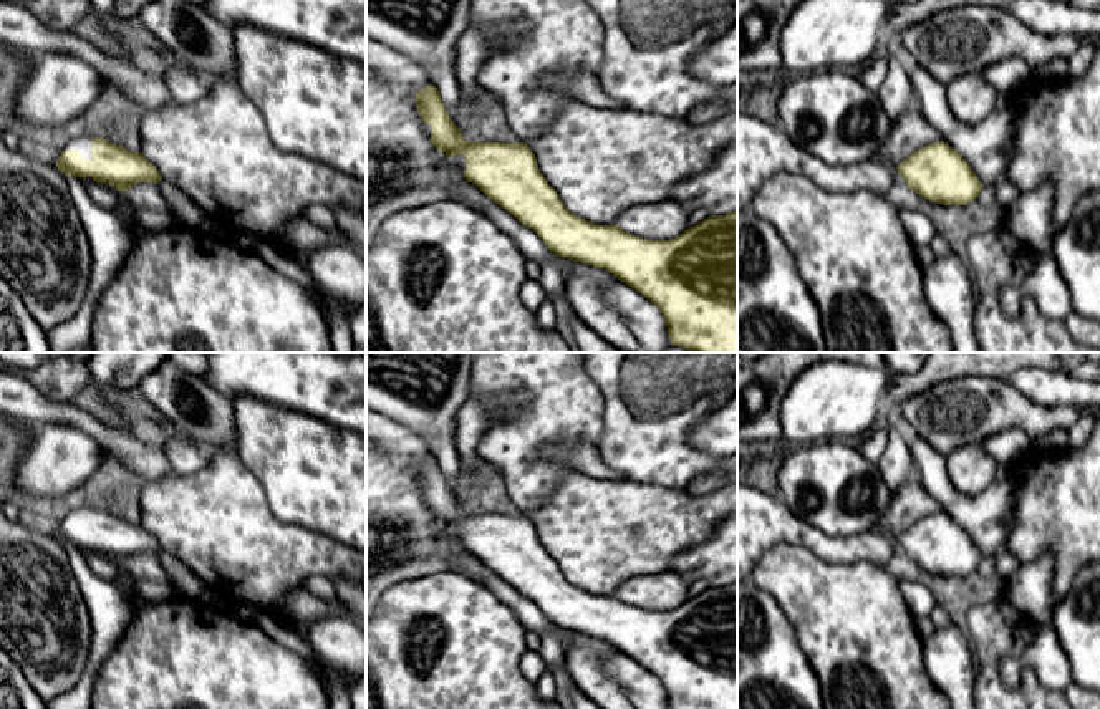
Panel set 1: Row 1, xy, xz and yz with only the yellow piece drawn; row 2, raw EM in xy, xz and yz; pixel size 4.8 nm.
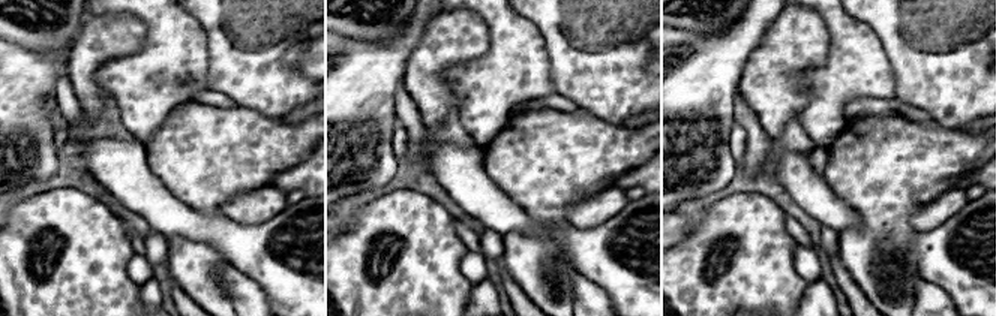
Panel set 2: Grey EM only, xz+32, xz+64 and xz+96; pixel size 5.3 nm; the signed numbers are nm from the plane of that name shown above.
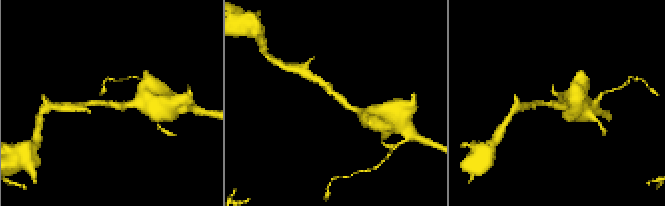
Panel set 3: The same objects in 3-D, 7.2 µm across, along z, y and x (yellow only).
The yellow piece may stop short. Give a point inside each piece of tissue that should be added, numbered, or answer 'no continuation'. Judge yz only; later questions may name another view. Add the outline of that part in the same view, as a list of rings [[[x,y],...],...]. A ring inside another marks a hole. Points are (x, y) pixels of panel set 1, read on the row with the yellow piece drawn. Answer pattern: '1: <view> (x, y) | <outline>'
no continuation

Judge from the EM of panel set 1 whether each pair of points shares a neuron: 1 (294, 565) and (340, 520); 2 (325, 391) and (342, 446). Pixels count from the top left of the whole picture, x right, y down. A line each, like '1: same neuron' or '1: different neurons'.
1: different neurons
2: different neurons

